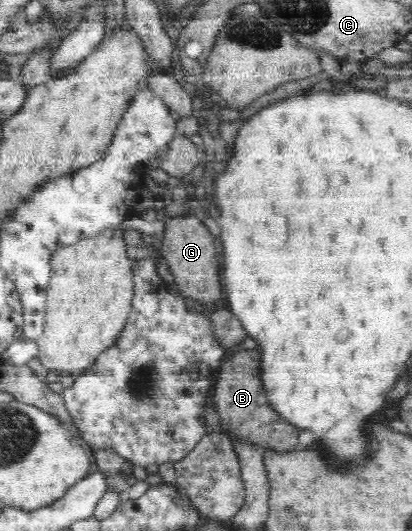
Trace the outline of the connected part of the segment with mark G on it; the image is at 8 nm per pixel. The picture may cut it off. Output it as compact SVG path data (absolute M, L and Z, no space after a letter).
M183 215L165 222L164 237L162 240L162 256L165 258L165 277L169 280L174 291L181 293L183 298L192 298L200 304L215 306L221 298L221 279L219 260L215 251L213 235L203 222L197 220L199 216Z

